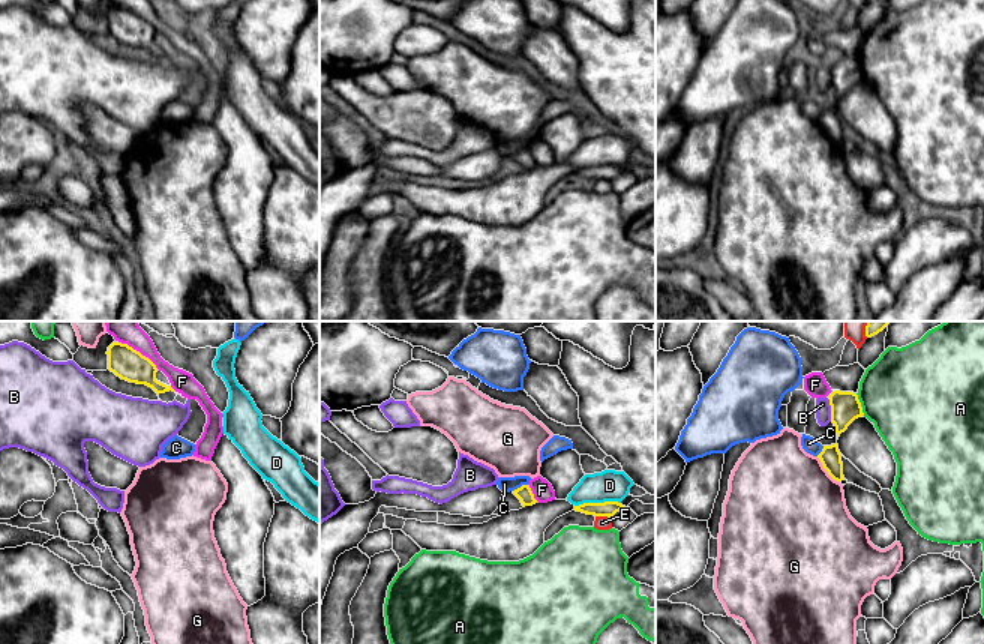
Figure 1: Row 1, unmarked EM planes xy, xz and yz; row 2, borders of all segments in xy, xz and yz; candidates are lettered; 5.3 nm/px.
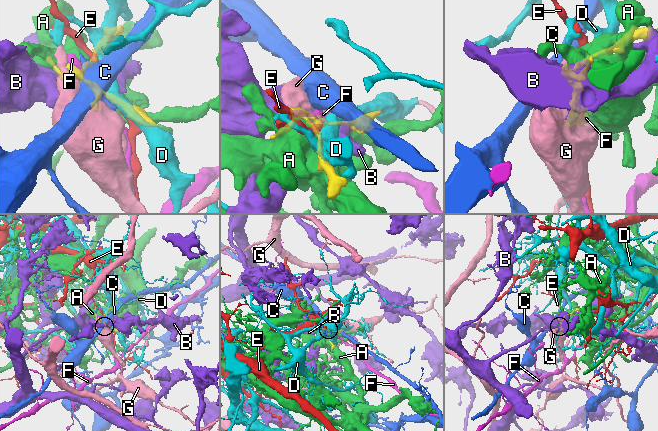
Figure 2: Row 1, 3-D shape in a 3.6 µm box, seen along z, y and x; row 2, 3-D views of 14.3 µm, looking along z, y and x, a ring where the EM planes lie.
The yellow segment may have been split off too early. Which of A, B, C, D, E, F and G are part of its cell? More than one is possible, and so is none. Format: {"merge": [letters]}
{"merge": []}

